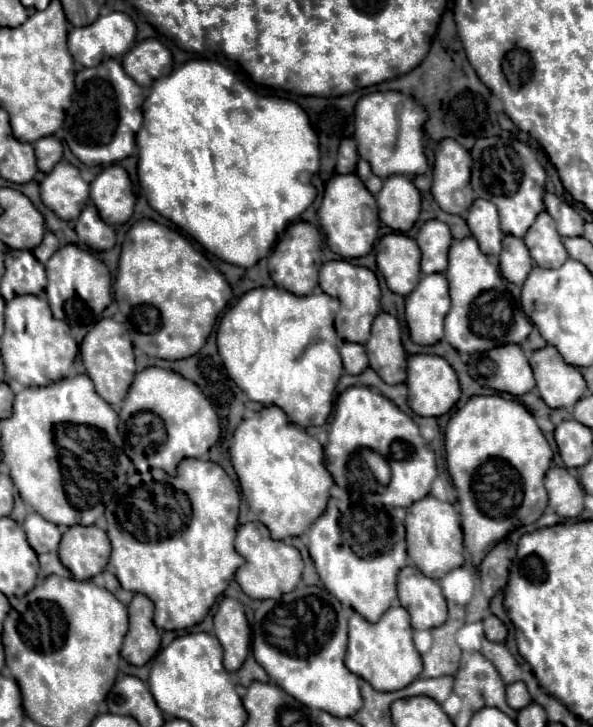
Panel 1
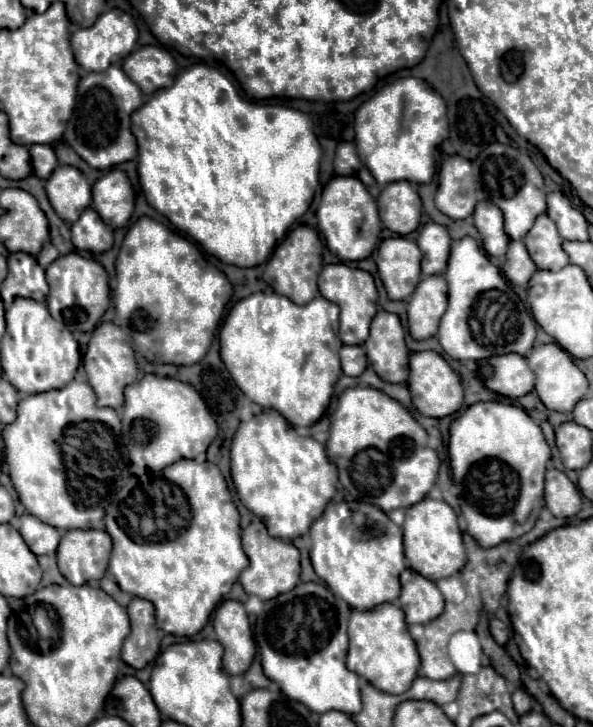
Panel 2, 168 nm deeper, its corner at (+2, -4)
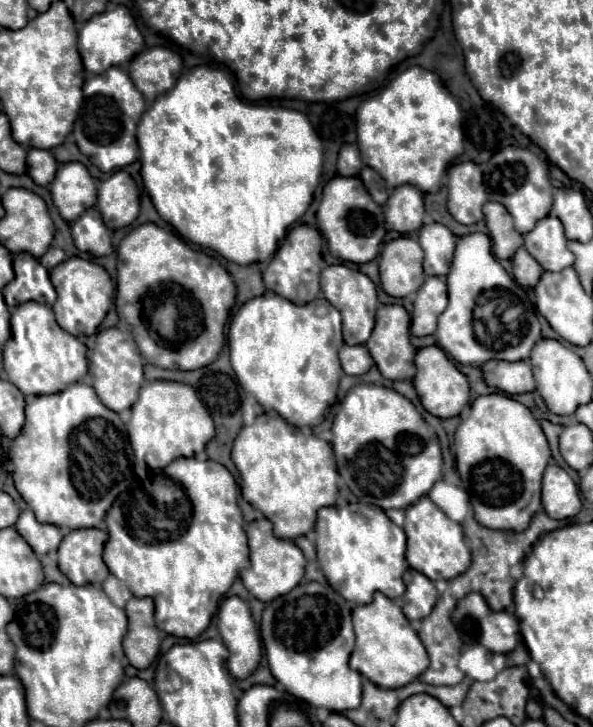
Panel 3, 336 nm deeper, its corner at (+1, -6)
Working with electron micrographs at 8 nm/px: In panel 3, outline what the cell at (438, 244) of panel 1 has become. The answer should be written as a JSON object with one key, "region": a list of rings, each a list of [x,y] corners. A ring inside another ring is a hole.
{"region":[[[442,223],[424,225],[418,233],[418,241],[424,249],[424,273],[444,277],[450,271],[452,253],[456,247],[456,235]]]}

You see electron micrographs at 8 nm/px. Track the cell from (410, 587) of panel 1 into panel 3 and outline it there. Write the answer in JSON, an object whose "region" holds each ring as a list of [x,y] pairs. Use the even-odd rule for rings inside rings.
{"region":[[[408,569],[404,573],[404,583],[406,583],[406,593],[402,595],[404,615],[410,621],[428,617],[438,601],[438,591],[434,583],[416,569]]]}

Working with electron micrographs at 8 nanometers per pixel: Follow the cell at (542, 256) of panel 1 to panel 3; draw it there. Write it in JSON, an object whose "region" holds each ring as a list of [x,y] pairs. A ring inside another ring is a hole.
{"region":[[[548,215],[524,235],[524,247],[546,269],[562,271],[574,263],[574,253],[566,247],[566,235],[558,217]]]}

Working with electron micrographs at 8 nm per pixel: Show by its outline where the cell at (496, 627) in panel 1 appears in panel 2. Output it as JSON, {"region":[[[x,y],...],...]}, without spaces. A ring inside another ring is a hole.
{"region":[[[491,617],[489,619],[489,629],[491,629],[491,635],[493,639],[499,643],[499,645],[505,645],[507,639],[509,639],[509,629],[503,621],[499,621],[497,617]]]}

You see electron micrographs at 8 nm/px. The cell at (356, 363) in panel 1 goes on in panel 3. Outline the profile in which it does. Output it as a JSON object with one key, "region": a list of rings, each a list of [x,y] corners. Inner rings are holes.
{"region":[[[344,345],[340,349],[340,361],[342,361],[342,369],[348,375],[364,375],[372,365],[372,357],[366,349],[366,345]]]}

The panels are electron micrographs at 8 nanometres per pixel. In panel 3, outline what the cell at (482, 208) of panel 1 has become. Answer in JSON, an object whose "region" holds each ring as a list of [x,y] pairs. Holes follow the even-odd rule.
{"region":[[[488,201],[484,205],[486,225],[492,237],[492,251],[498,259],[510,259],[522,245],[522,235],[514,229],[512,217],[506,207],[498,201]]]}

